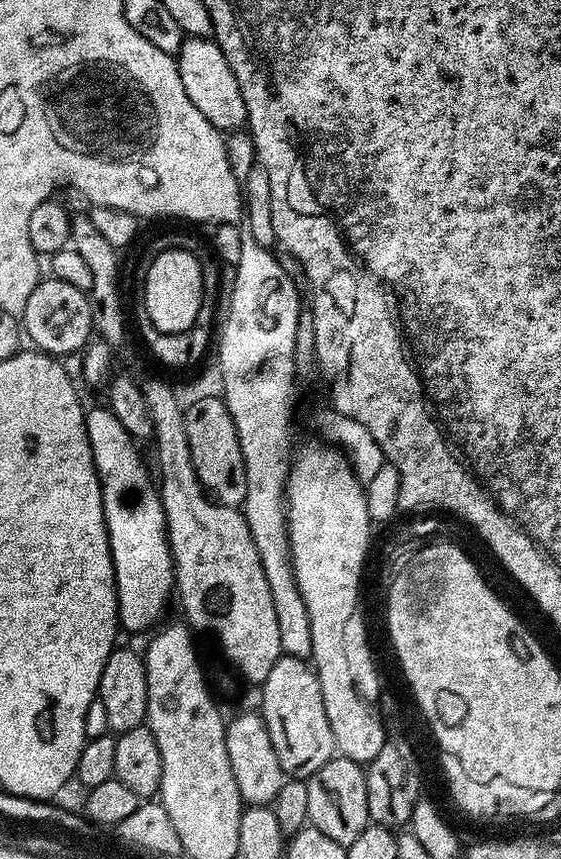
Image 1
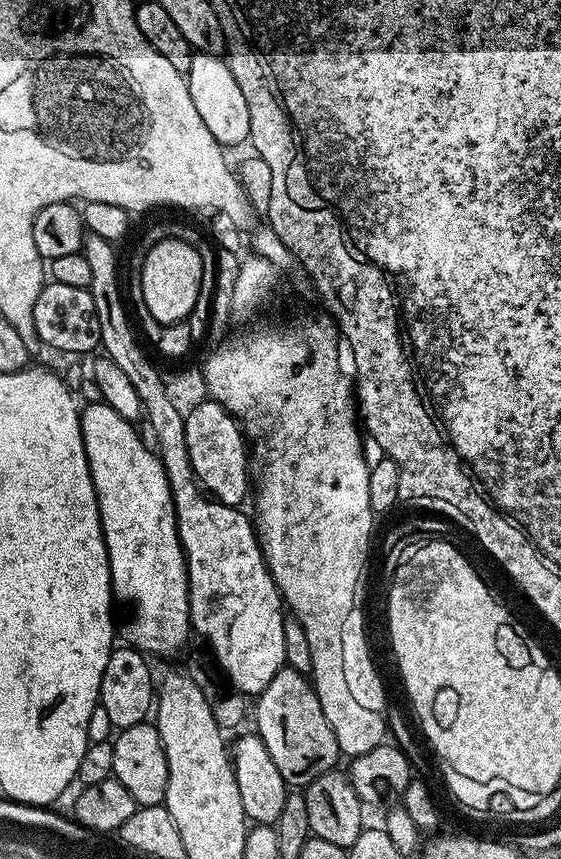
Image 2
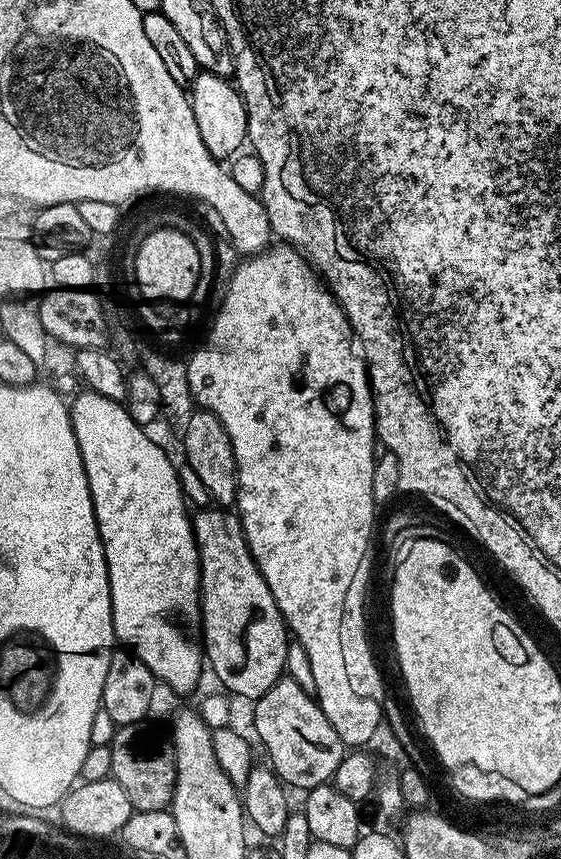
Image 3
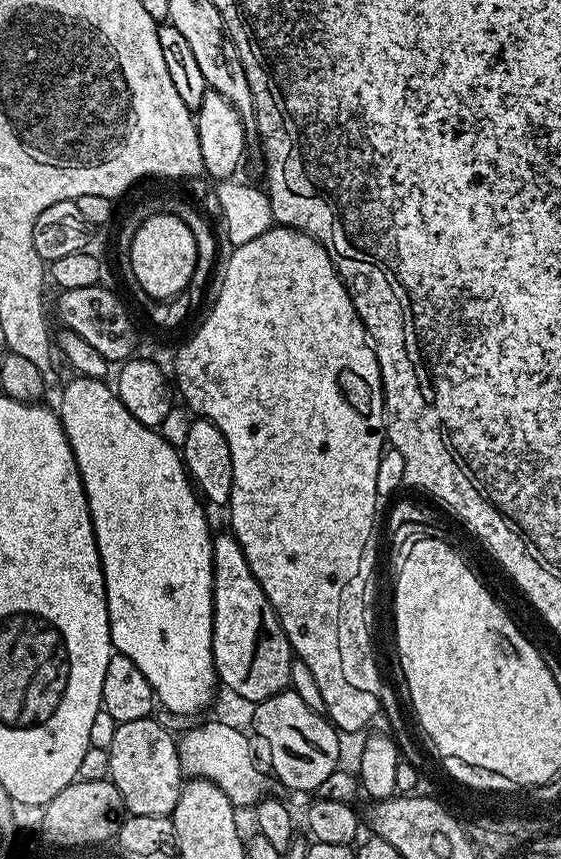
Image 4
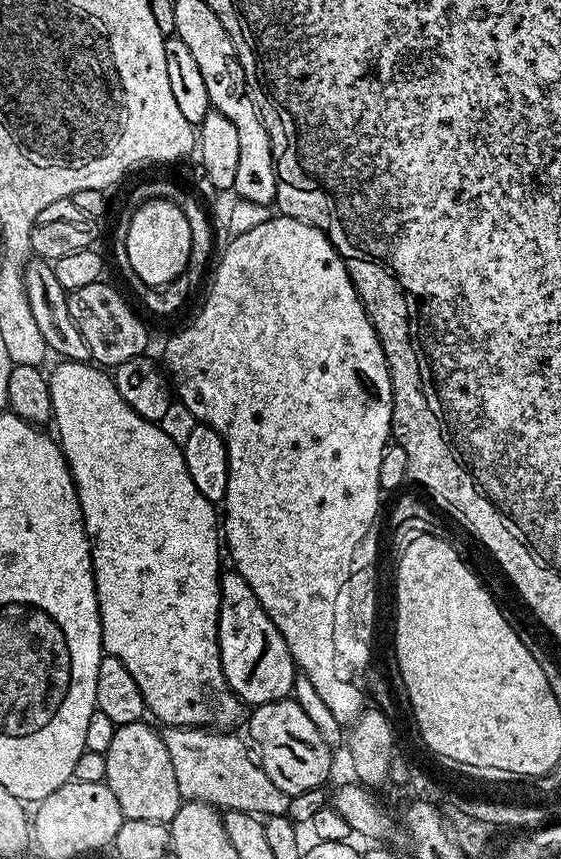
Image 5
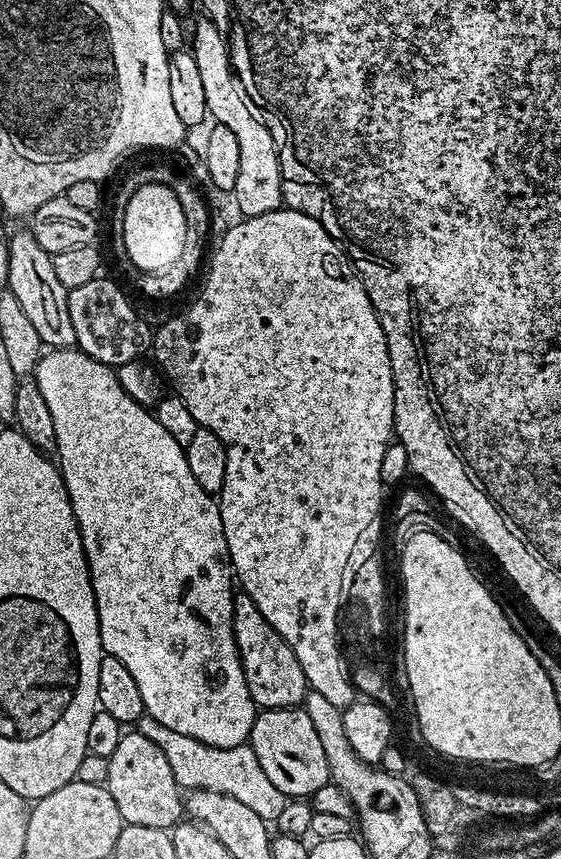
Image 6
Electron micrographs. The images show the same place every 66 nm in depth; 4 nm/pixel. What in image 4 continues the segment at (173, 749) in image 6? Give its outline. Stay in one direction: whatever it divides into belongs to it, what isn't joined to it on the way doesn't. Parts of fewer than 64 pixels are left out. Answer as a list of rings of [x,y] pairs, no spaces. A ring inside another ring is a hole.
[[[208,722],[180,734],[177,739],[180,769],[187,777],[215,782],[233,805],[255,807],[263,799],[268,782],[256,764],[249,738],[226,722]]]

